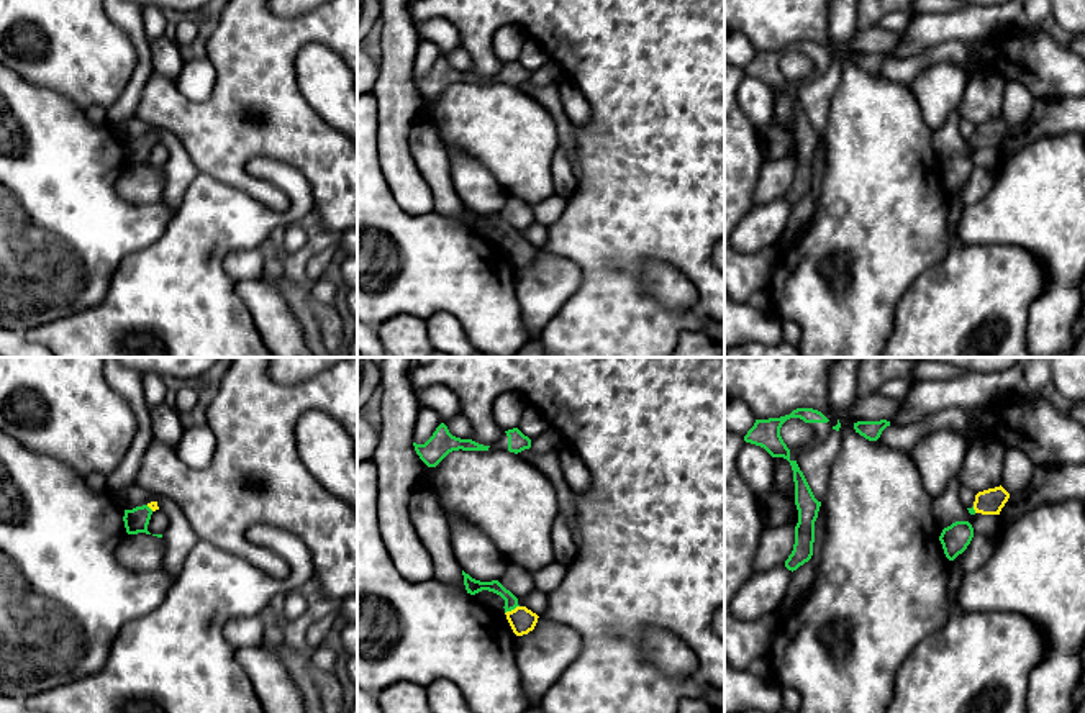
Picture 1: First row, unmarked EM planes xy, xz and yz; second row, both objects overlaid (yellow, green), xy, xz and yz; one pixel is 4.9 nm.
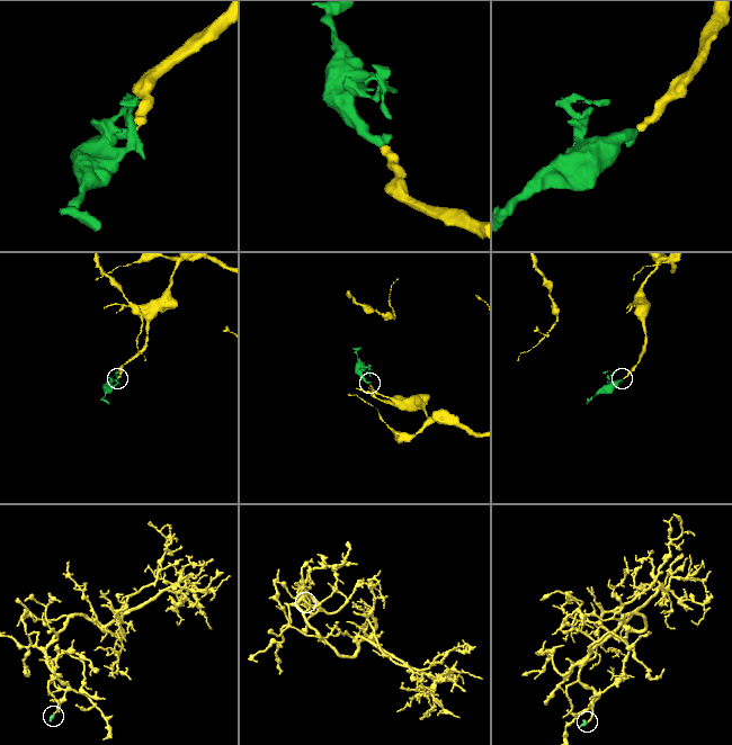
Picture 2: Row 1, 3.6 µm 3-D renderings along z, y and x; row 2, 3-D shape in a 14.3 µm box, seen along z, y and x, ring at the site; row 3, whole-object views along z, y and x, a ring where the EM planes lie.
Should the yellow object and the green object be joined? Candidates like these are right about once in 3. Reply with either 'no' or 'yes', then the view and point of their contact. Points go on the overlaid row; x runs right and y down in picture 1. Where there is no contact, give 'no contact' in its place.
yes | xz (512, 610)

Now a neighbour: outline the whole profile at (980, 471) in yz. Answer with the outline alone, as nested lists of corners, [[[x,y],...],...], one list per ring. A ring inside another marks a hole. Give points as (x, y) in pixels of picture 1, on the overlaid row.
[[[990,434],[967,446],[965,461],[957,474],[962,487],[978,493],[1001,485],[1005,447]]]

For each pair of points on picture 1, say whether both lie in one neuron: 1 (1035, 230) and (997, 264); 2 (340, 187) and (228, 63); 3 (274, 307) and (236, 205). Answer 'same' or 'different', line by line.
1: different
2: same
3: different

